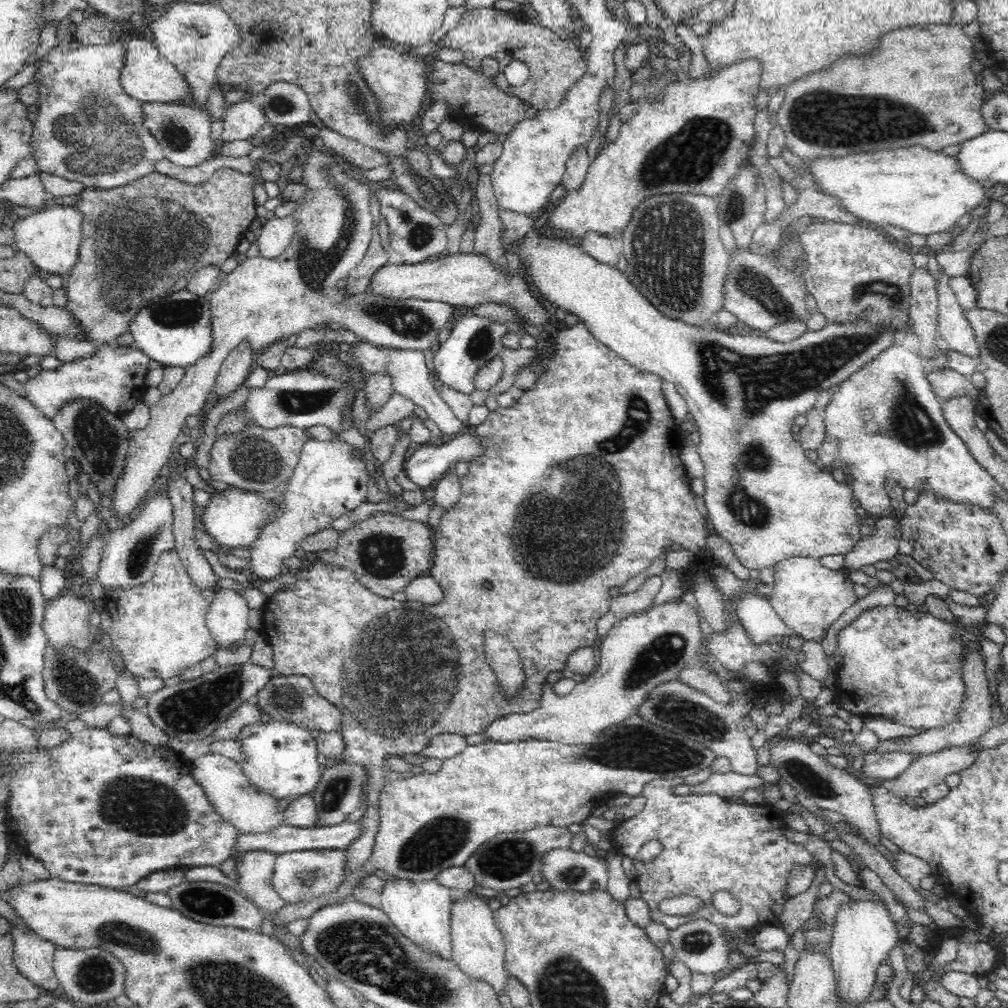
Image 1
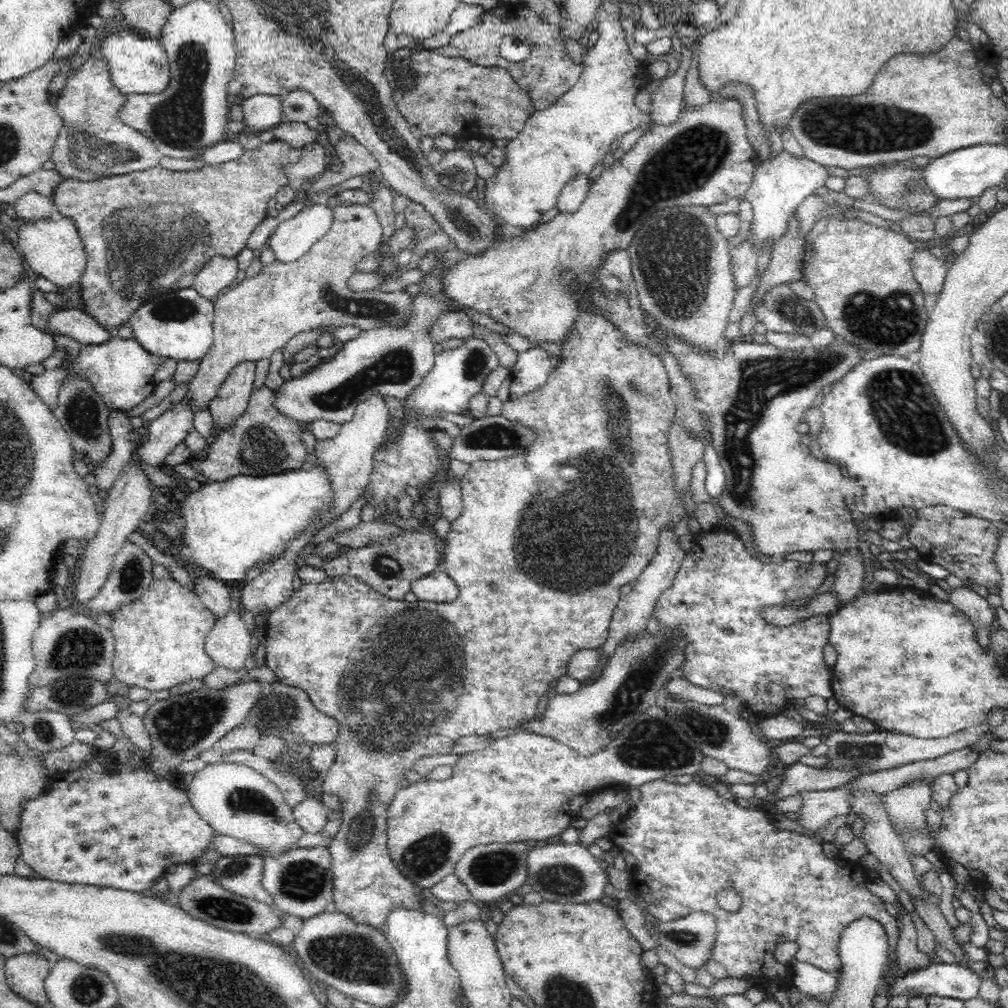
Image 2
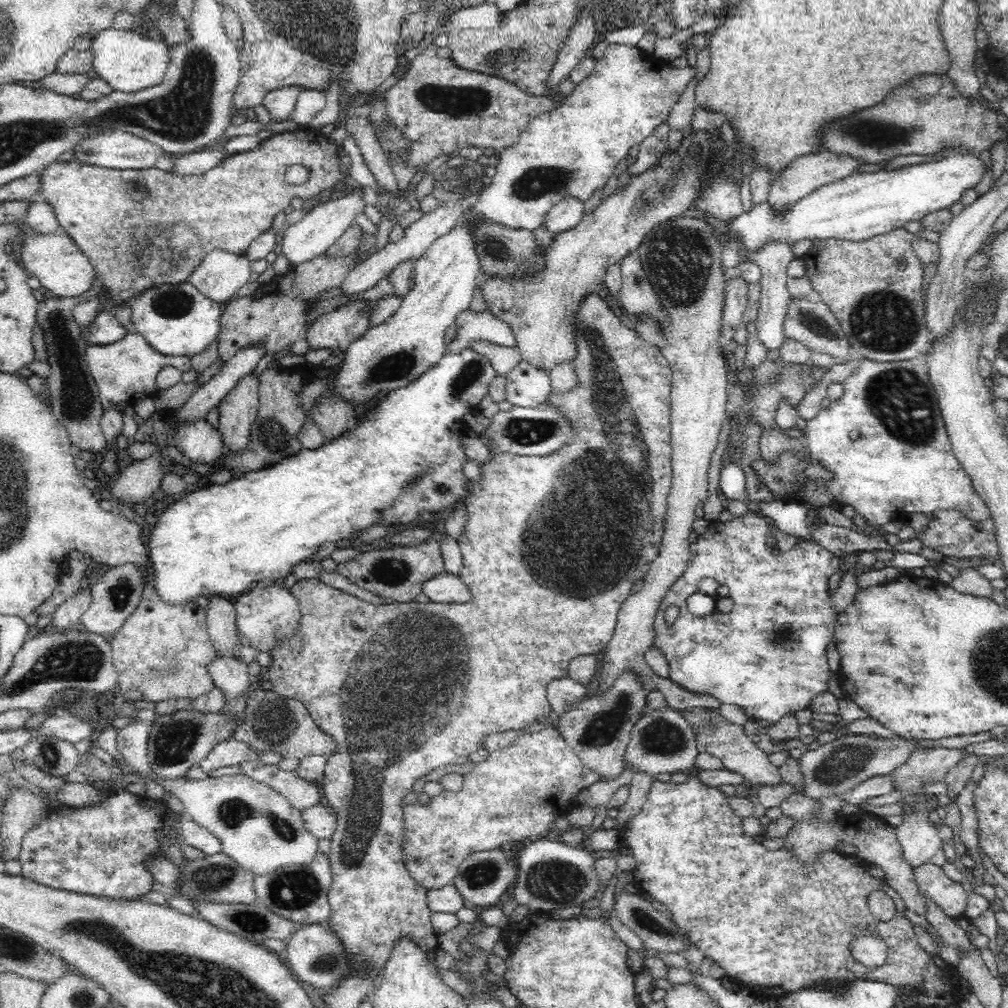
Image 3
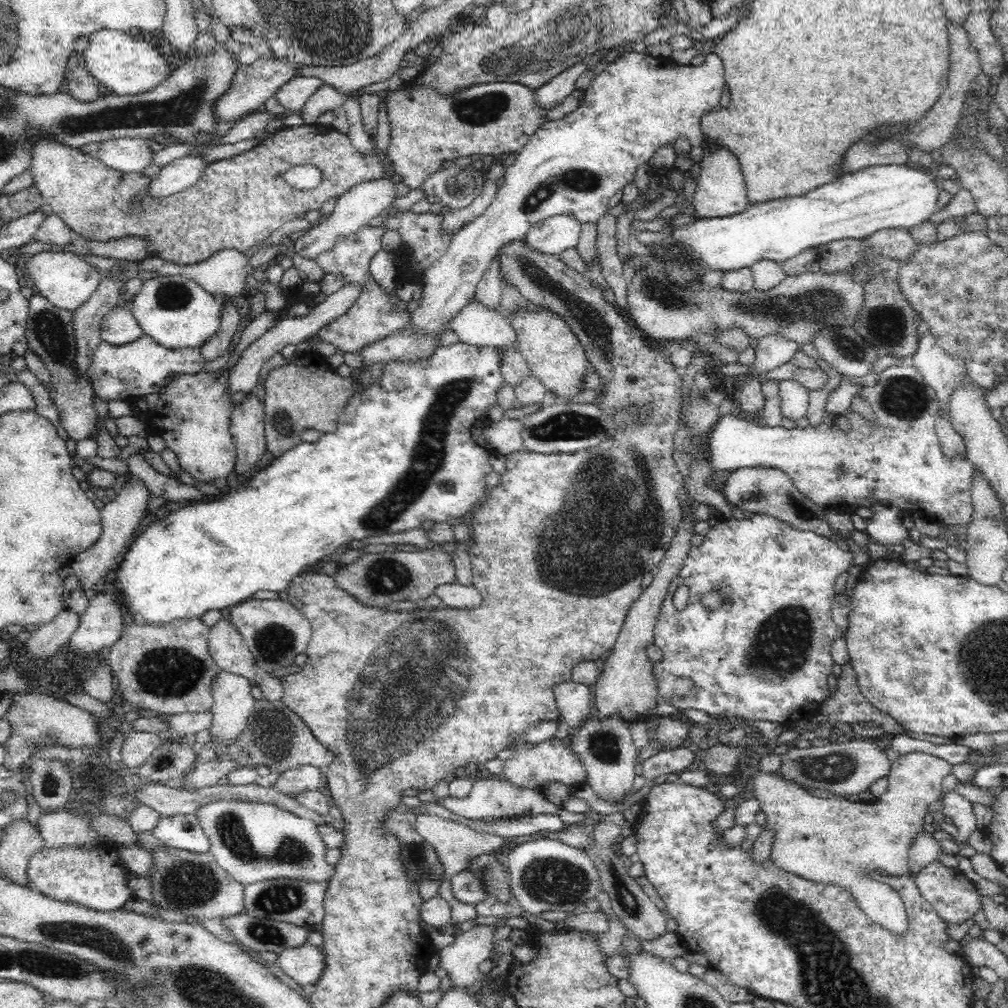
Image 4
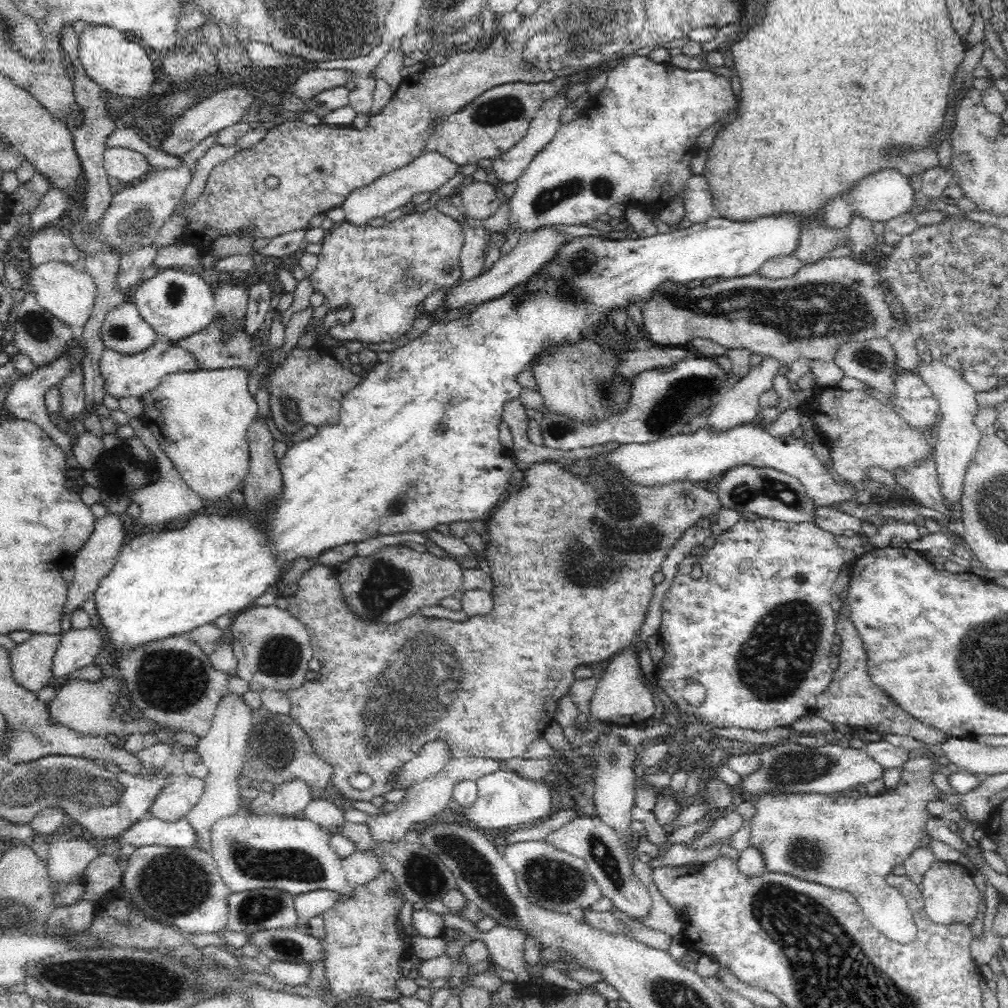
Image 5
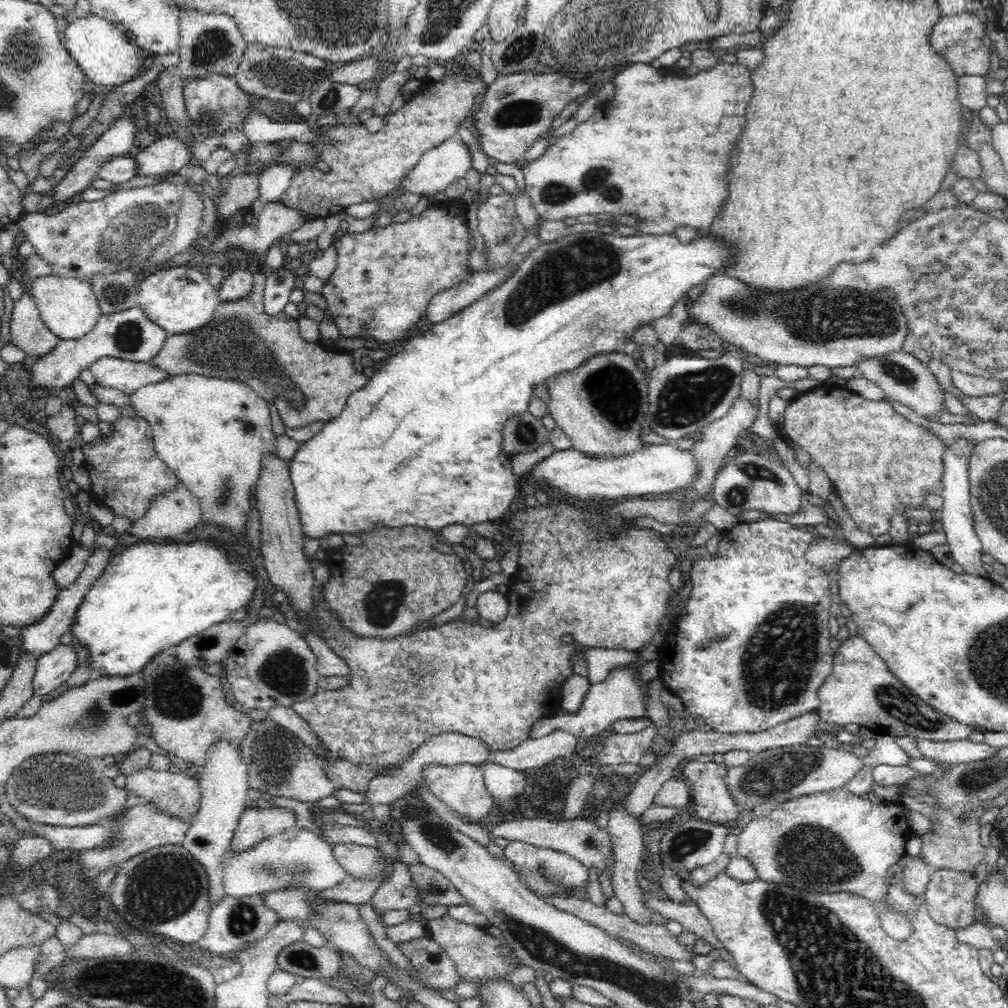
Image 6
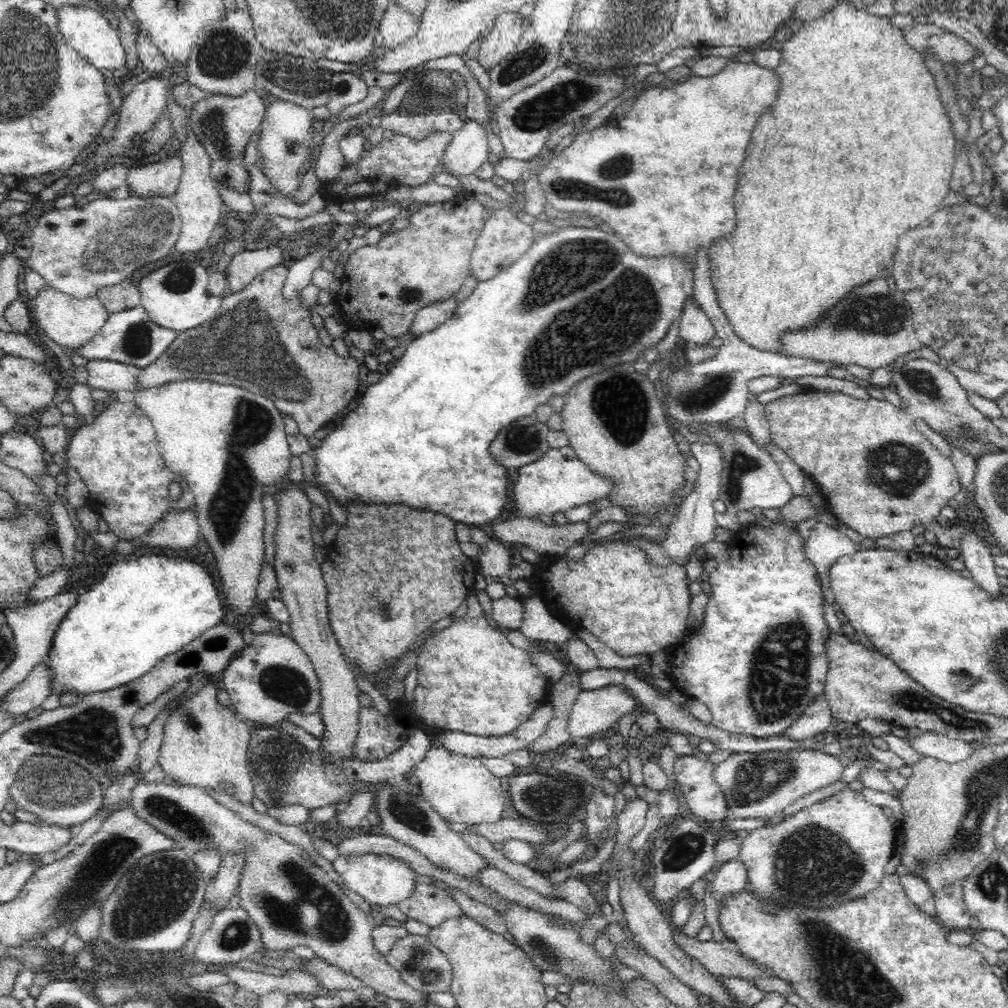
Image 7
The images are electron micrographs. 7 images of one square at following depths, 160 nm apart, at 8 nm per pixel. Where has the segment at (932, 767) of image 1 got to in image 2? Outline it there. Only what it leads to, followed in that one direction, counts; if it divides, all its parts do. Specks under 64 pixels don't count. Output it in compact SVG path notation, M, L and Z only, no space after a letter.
M922 776L920 781L904 785L883 795L885 809L894 832L900 838L910 856L925 856L931 850L927 840L926 812L930 809L930 781Z

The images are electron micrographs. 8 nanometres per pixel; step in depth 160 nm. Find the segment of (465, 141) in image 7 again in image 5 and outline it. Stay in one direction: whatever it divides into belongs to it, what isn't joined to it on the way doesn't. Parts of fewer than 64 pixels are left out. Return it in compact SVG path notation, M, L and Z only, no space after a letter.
M436 151L422 153L408 165L382 176L374 184L354 190L341 204L345 212L345 220L350 224L362 226L370 218L384 217L387 212L404 206L416 194L432 194L437 191L456 176L458 167L459 165L450 161L450 158L444 157Z

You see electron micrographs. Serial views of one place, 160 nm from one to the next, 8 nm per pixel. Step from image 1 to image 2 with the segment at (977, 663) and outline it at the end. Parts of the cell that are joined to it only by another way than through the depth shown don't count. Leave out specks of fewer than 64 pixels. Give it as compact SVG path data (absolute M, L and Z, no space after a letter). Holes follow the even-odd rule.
M968 585L952 588L949 602L974 622L978 645L988 647L991 638L990 630L996 620L995 608ZM984 721L980 723L980 726L972 726L959 731L958 734L950 734L950 736L936 739L918 739L910 735L894 734L886 730L870 734L844 733L837 730L823 740L828 745L828 751L824 756L827 761L818 769L856 771L858 774L892 770L905 764L932 760L962 748L971 747L987 734L989 728L989 724Z

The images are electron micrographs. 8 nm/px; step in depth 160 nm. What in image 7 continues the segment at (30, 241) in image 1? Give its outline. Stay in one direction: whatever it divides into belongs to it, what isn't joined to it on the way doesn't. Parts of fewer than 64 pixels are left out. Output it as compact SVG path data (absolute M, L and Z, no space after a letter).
M44 287L34 300L36 323L44 330L49 338L56 344L70 350L84 346L90 339L98 334L102 325L109 317L109 312L104 308L97 295L86 298L68 297L62 291L52 287Z

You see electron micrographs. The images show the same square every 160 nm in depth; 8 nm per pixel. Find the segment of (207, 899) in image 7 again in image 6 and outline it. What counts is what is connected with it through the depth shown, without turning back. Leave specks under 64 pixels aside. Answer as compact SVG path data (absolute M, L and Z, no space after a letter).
M285 808L242 811L231 838L230 853L241 853L251 849L258 842L272 835L277 835L294 825L295 819L292 810L288 811Z

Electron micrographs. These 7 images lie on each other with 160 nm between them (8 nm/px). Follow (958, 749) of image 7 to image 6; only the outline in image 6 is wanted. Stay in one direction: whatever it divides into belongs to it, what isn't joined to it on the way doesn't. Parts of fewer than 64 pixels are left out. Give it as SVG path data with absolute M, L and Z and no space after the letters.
M921 739L918 741L918 750L922 752L924 758L934 761L939 765L963 764L964 762L974 762L974 760L984 760L990 758L998 752L998 748L982 744L974 744L969 739L958 741L930 741Z

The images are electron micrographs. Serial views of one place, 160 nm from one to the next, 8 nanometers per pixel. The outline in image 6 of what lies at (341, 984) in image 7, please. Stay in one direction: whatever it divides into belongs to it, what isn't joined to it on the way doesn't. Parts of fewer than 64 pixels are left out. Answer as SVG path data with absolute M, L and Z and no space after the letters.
M302 940L286 945L278 953L277 963L283 971L304 979L332 980L341 969L340 956L332 948L312 947Z

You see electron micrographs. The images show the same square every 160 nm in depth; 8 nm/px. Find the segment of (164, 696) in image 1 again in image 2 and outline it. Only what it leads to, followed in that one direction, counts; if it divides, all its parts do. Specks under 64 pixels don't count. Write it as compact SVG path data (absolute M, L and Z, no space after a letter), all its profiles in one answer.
M256 680L214 691L202 687L190 694L152 700L143 717L146 733L152 744L152 762L158 770L176 770L183 762L199 758L200 753L215 746L223 736L230 734L248 720L250 709L258 702L260 686Z

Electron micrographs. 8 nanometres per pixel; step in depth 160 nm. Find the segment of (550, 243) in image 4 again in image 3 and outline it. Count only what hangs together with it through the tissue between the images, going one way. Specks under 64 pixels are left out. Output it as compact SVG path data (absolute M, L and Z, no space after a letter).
M562 199L545 214L542 227L548 231L548 234L569 231L578 226L583 217L583 210L584 205L578 199Z

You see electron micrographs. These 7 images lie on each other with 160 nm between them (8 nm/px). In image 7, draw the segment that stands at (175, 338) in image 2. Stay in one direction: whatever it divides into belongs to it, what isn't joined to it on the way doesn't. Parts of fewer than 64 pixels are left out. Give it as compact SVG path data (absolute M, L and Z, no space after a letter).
M186 260L154 269L139 280L137 289L141 294L141 305L154 322L162 328L181 333L208 322L219 311L223 296L210 293L208 283L206 266Z

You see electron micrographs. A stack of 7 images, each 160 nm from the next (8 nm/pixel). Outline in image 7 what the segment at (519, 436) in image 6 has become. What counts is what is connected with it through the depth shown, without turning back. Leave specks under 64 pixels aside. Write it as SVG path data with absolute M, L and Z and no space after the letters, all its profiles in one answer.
M528 415L513 420L498 431L496 438L490 442L488 451L494 461L506 468L519 469L521 466L536 462L546 451L550 449L548 440L549 428L546 423L536 419L536 415Z

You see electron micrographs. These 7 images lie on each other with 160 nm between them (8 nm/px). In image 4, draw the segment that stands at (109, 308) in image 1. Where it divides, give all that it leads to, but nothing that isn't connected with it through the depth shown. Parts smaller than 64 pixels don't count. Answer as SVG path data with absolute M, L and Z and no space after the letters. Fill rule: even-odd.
M302 125L281 128L271 134L255 148L248 150L231 160L220 160L208 165L198 181L190 188L172 194L168 198L151 199L146 196L141 200L141 211L130 211L130 201L146 194L151 180L143 174L123 174L119 170L108 168L96 158L81 152L80 148L72 149L62 143L56 143L50 134L35 133L31 147L29 172L32 174L34 186L40 193L49 210L58 216L73 230L78 237L90 240L112 240L124 236L141 236L147 240L148 253L155 252L158 259L178 265L192 265L208 260L222 250L235 249L242 253L258 245L268 238L274 230L278 230L285 222L295 220L300 214L309 210L322 210L322 204L330 199L338 199L356 184L393 176L394 163L391 162L388 150L384 159L376 154L375 147L366 155L352 147L348 134L324 125ZM300 165L314 165L322 172L323 181L317 188L302 191L294 189L286 183L283 175L289 168Z

